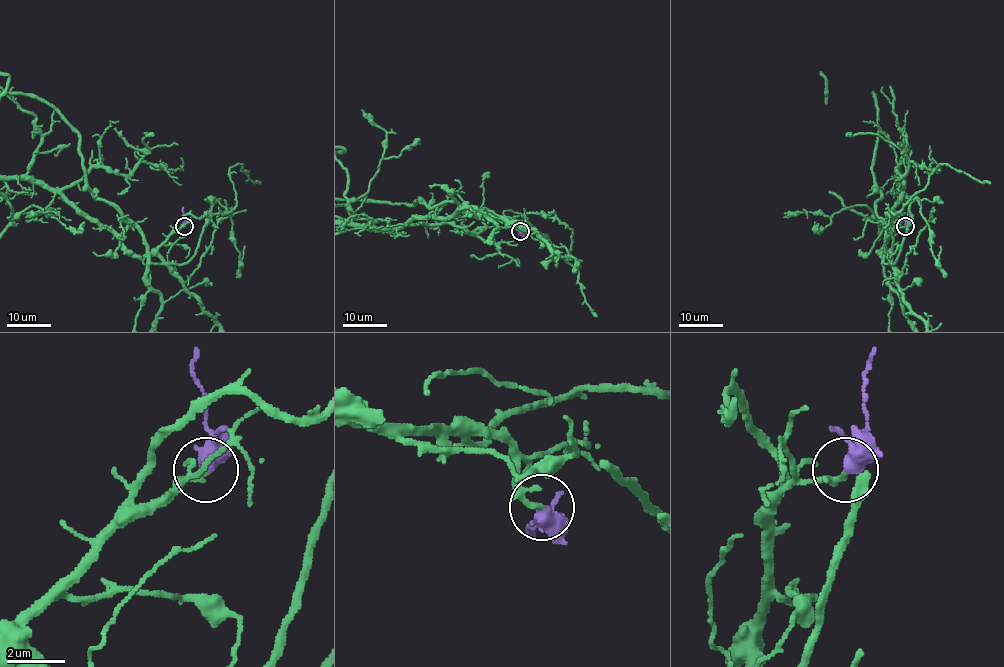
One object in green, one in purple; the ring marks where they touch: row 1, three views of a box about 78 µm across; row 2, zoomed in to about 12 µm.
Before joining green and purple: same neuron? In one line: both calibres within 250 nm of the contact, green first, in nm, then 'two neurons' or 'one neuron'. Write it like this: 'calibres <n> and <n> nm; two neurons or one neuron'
calibres 140 and 380 nm; one neuron

